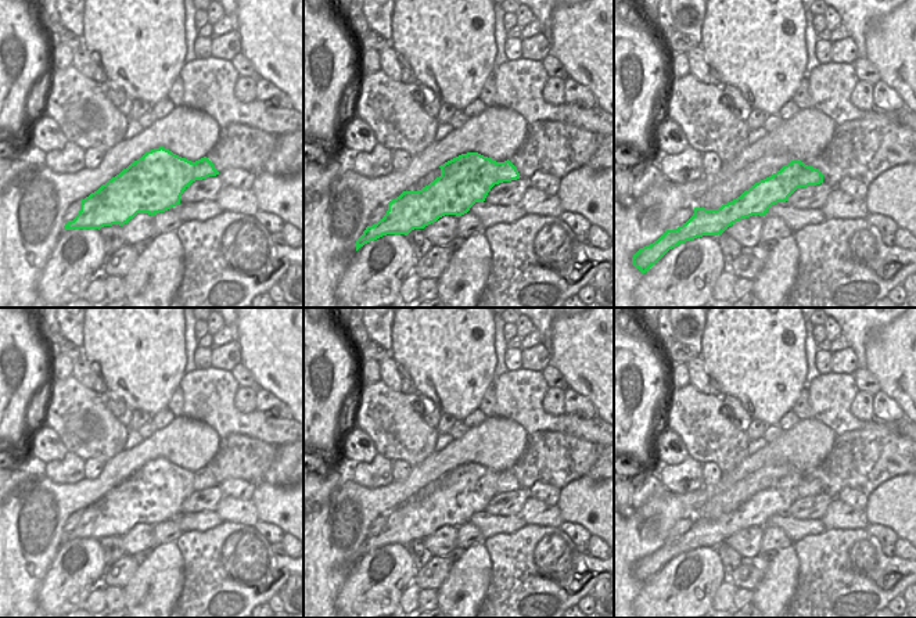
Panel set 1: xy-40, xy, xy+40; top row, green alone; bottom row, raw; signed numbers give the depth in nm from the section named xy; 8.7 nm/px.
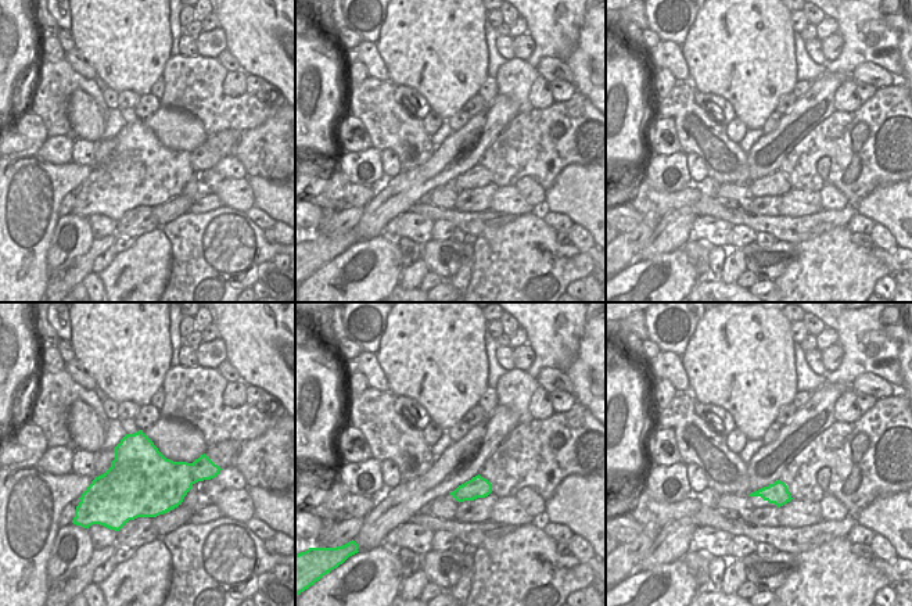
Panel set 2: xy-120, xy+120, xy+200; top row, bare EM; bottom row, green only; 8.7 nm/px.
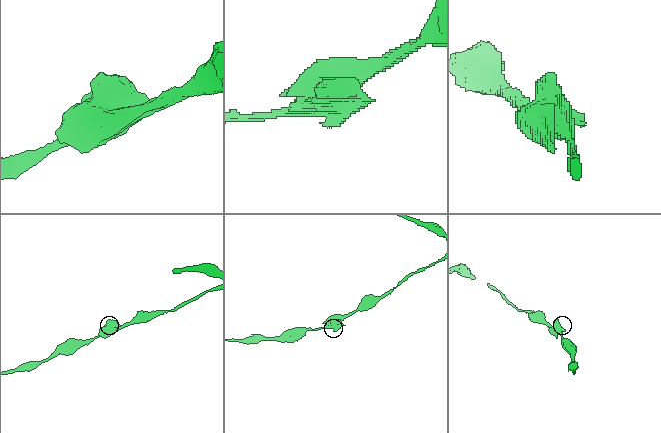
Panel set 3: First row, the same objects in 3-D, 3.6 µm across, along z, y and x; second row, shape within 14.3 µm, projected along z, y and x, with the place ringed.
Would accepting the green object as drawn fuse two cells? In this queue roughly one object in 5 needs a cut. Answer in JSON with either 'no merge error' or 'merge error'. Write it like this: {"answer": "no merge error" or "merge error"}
{"answer": "merge error"}

